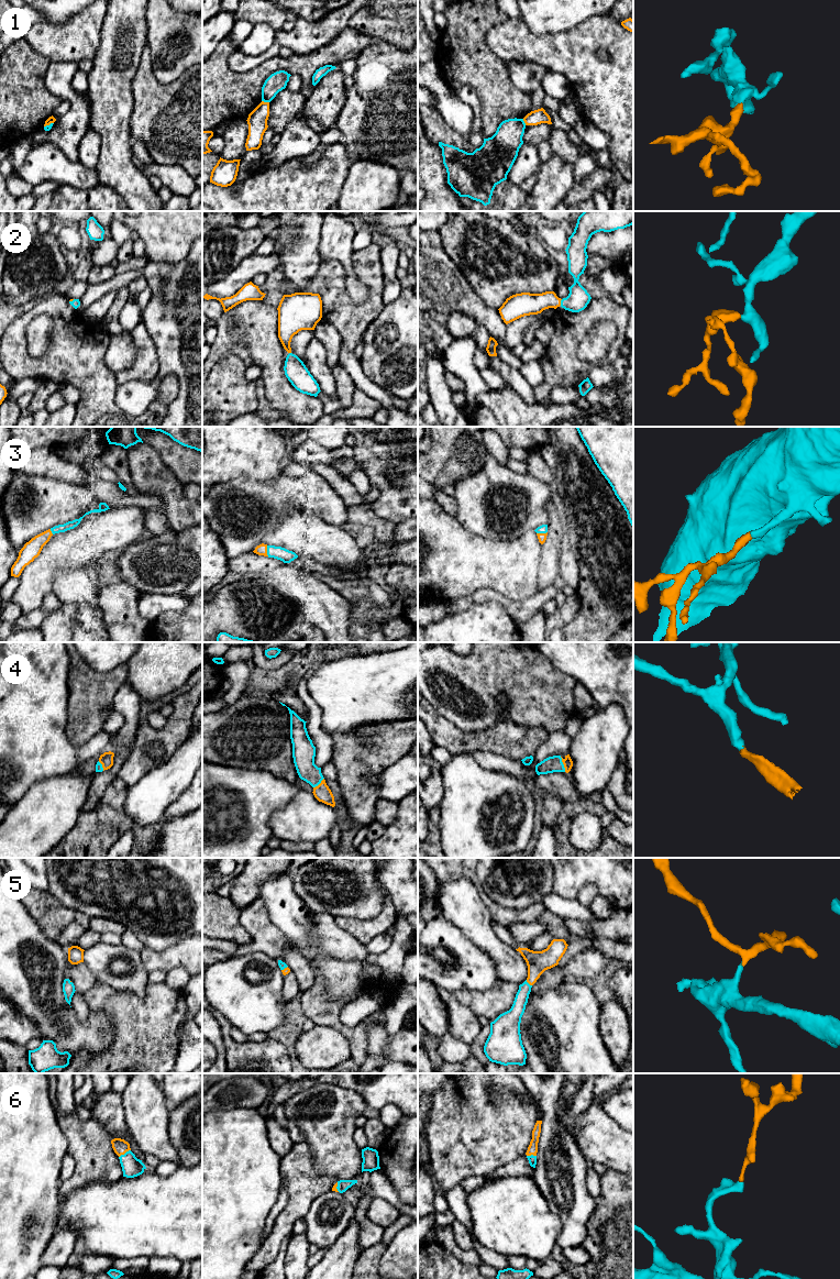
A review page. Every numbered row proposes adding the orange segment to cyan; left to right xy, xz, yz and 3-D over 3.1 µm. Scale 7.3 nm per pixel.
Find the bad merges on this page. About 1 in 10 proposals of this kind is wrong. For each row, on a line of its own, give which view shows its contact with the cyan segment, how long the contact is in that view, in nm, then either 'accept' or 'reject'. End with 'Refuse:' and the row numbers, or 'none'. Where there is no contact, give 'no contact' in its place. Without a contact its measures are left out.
1: xz | 60 nm | reject
2: yz | 50 nm | accept
3: xz | 80 nm | accept
4: yz | 120 nm | accept
5: yz | 60 nm | accept
6: xy | 110 nm | accept
Refuse: 1

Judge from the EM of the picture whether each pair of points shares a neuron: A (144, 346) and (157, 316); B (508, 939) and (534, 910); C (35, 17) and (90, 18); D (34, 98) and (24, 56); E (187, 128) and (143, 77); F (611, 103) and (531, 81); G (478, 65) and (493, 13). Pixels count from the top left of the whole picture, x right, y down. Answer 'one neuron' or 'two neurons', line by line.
A: two neurons
B: two neurons
C: two neurons
D: one neuron
E: one neuron
F: two neurons
G: one neuron

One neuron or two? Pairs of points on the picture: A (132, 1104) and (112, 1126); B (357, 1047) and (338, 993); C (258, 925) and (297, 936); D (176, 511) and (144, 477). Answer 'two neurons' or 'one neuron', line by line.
A: two neurons
B: two neurons
C: two neurons
D: one neuron

